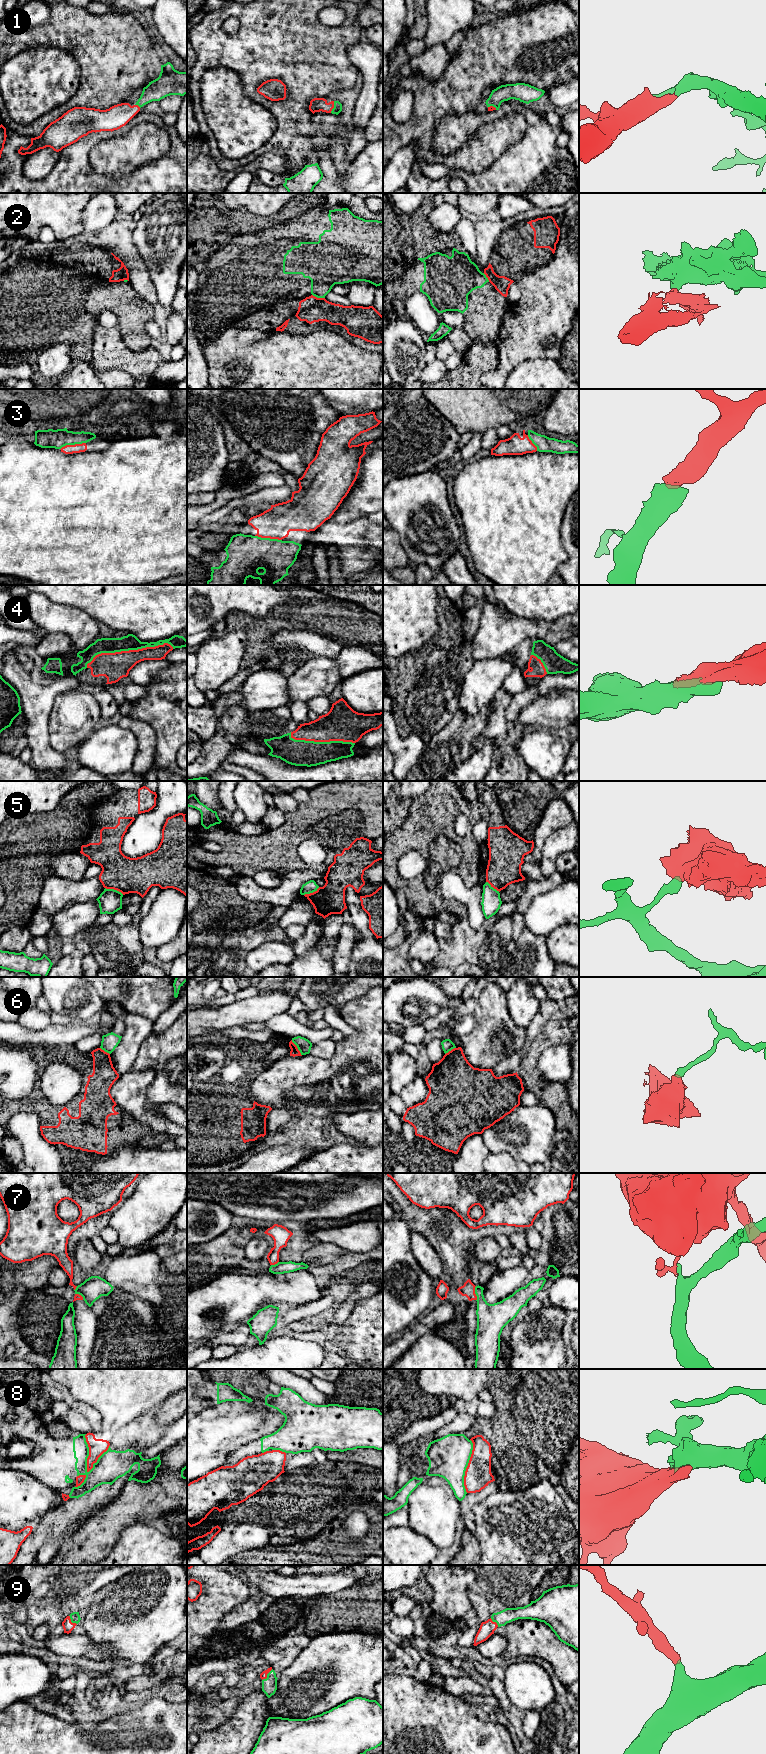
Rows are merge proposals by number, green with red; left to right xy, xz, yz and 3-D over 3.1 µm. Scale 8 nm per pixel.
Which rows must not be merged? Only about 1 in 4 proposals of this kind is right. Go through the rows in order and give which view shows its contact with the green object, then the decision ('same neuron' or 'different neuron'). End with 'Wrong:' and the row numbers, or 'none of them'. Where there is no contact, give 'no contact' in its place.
1: meets green in xz; same neuron
2: meets green in xz; different neuron
3: meets green in xz; same neuron
4: meets green in xy; same neuron
5: meets green in xy; different neuron
6: meets green in xz; different neuron
7: meets green in yz; different neuron
8: meets green in xy; different neuron
9: meets green in xz; same neuron
Wrong: 2, 5, 6, 7, 8

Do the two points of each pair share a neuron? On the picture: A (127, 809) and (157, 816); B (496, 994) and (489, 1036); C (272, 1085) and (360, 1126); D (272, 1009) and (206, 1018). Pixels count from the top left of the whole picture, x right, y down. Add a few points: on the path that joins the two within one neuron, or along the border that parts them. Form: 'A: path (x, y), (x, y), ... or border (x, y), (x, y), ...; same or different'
A: border (139, 814), (135, 818); different
B: path (504, 1009), (510, 1022), (510, 1032), (504, 1037); same
C: border (359, 1111), (333, 1115); different
D: path (256, 1009), (222, 1017); same

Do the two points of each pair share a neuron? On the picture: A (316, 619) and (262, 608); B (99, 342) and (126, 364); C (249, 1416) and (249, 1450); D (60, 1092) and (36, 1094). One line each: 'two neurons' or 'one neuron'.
A: two neurons
B: one neuron
C: two neurons
D: two neurons

